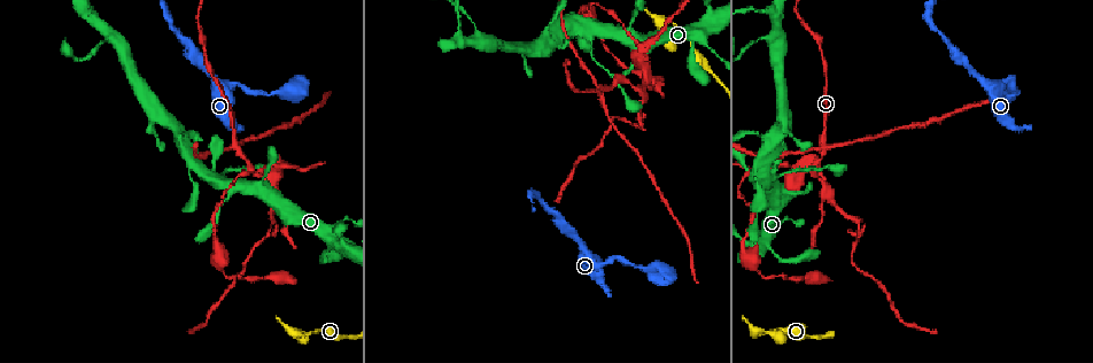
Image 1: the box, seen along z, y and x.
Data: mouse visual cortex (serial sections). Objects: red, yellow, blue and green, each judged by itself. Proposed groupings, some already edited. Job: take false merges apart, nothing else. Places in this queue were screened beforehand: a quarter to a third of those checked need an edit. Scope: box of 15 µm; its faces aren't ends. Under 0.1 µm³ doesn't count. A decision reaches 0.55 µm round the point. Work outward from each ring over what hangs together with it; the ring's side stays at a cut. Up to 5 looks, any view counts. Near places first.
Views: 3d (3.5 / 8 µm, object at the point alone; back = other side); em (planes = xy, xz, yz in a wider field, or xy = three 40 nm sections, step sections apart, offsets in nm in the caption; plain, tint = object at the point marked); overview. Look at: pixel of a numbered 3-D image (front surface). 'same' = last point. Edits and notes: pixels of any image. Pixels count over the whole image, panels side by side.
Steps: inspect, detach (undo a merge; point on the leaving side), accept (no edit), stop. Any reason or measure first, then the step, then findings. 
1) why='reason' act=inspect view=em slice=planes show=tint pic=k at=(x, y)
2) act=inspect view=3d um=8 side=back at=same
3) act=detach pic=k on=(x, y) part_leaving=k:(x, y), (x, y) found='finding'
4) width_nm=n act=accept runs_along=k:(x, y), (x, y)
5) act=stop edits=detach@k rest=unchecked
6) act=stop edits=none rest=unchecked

why='three-way junction' act=inspect view=3d um=8 pic=1 at=(1001, 82)

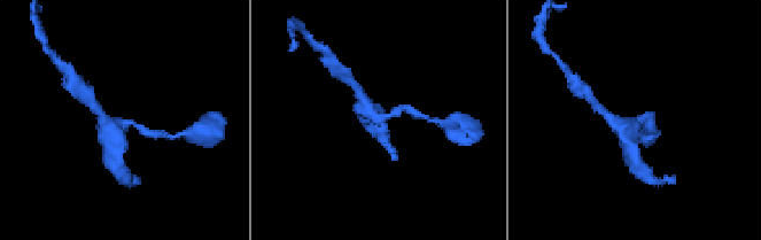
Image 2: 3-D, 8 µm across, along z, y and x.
why='need the tissue' act=inspect view=em slice=xy step=3 show=tint pic=2 at=(384, 120)

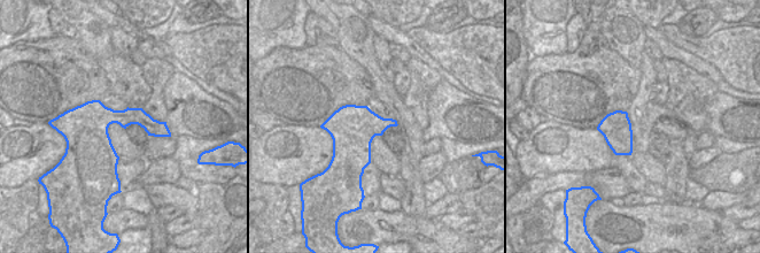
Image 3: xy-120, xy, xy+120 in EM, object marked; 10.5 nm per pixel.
arms=3 arm_widths_nm=250,400,600 act=accept runs_along=2:(114, 145), (121, 123), (153, 136) found='one cell here'

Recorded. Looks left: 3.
why='four or more arms meet' act=inspect view=3d um=8 side=back pic=1 at=(236, 144)

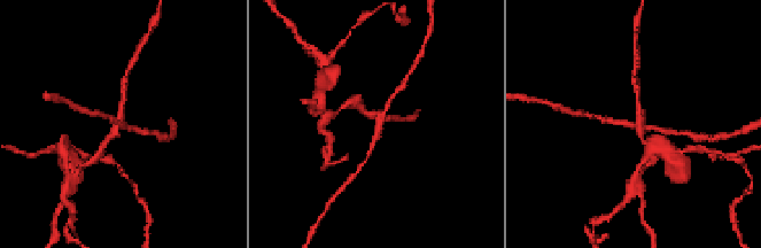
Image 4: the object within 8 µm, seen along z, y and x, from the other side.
why='need the tissue' act=inspect view=em slice=xy step=5 show=tint pic=4 at=(640, 125)

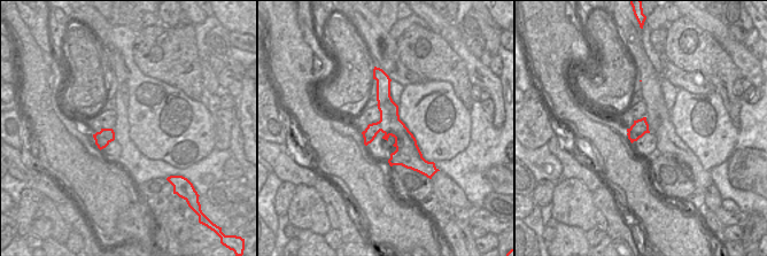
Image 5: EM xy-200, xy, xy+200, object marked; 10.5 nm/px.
act=detach pic=4 on=(667, 131) part_leaving=4:(635, 124), (607, 122), (592, 116) found='a second cell is stuck on'

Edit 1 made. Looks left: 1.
act=stop edits=detach@4 rest=unchecked

